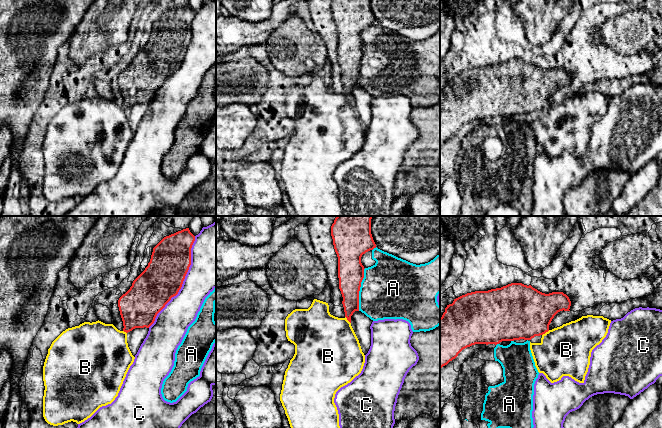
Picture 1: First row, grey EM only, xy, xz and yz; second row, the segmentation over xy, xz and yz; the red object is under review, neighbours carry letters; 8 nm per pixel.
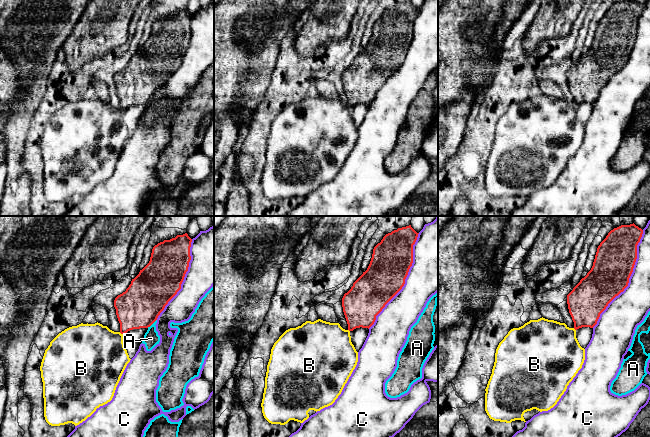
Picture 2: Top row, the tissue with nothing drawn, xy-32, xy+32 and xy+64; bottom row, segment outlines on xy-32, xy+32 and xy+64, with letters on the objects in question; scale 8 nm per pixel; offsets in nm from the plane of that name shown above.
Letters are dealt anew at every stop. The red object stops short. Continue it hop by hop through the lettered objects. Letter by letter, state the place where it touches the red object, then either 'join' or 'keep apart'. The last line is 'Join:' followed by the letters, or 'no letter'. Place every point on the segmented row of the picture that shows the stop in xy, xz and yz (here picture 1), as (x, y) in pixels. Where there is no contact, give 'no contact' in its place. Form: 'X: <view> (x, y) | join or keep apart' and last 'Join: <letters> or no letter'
A: xz (359, 289) | keep apart
B: yz (545, 332) | keep apart
C: xy (182, 282) | keep apart
Join: no letter

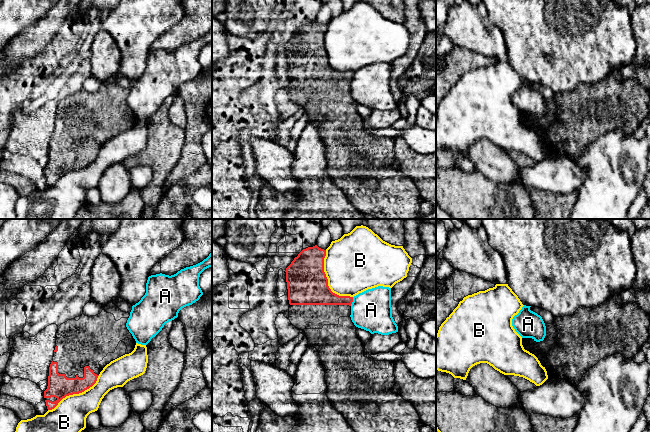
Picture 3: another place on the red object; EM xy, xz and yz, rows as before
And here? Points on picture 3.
A: xz (352, 301) | keep apart
B: xz (327, 281) | keep apart
Join: no letter

